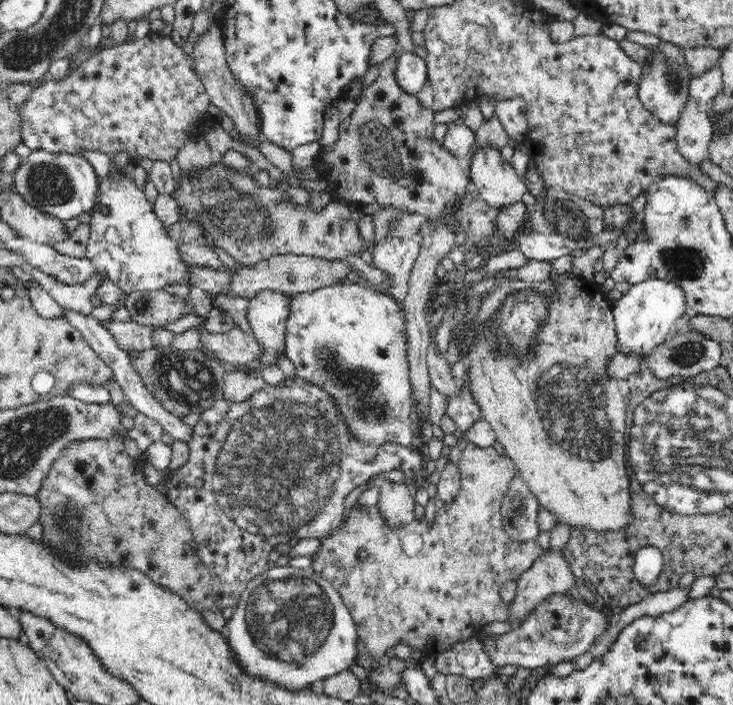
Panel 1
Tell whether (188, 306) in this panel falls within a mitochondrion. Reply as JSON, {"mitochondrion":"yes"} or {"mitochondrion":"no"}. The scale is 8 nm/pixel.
{"mitochondrion":"no"}

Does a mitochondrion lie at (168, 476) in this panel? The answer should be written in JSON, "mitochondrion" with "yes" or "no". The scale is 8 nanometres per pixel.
{"mitochondrion":"no"}

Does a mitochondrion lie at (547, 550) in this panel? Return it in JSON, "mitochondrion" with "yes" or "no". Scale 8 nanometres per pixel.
{"mitochondrion":"no"}

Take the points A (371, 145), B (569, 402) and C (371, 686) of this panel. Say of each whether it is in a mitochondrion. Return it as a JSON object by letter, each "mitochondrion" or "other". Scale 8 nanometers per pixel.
{"A":"mitochondrion","B":"mitochondrion","C":"other"}

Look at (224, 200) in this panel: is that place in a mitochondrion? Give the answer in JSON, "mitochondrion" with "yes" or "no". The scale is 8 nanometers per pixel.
{"mitochondrion":"yes"}

